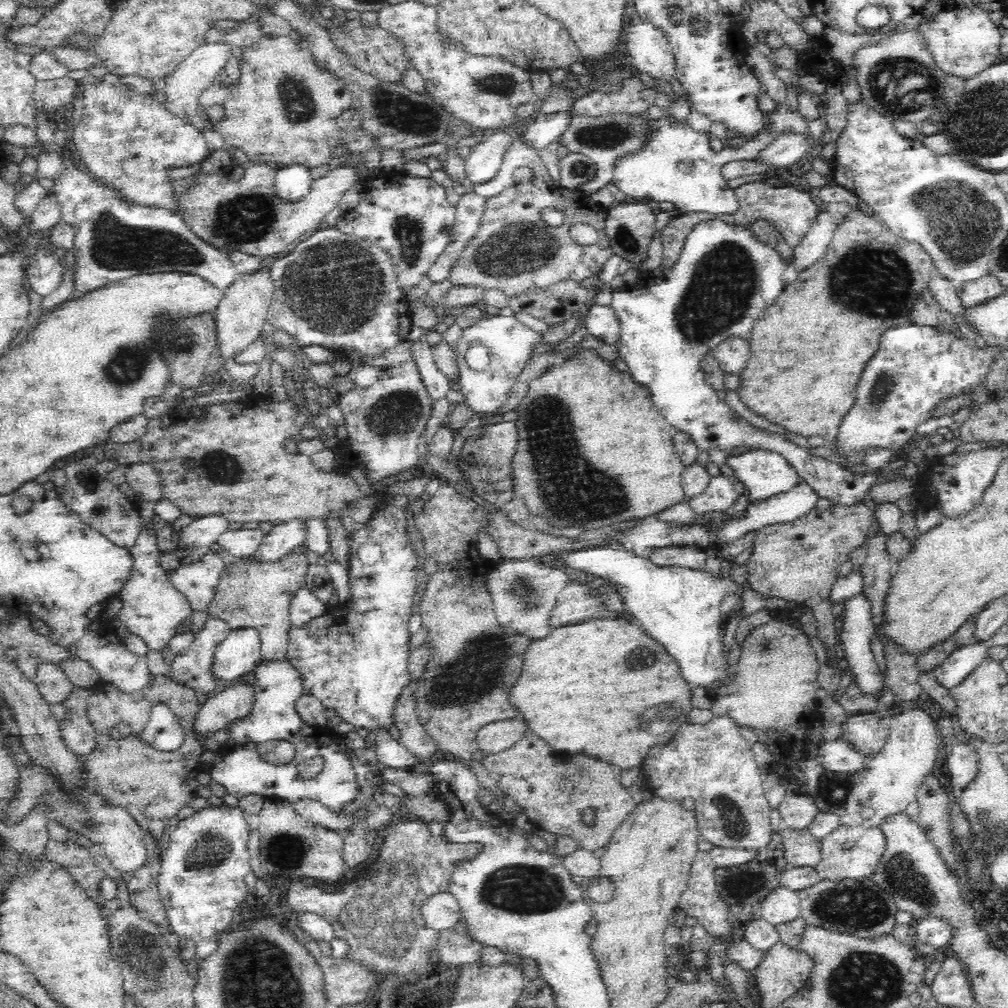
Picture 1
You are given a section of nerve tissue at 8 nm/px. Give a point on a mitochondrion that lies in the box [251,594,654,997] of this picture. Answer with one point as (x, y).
(380, 920)

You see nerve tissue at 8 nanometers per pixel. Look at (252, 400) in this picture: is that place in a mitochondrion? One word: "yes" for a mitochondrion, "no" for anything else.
no

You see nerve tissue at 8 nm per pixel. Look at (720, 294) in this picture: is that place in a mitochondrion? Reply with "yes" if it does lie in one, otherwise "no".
yes

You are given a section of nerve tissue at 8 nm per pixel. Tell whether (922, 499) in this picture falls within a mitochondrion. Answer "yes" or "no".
no

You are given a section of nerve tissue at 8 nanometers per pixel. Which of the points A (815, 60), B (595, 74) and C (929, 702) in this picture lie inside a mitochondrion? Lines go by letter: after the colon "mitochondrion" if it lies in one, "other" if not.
A: other
B: other
C: other

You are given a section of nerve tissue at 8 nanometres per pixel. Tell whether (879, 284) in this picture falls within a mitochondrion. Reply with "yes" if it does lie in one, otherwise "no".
yes

